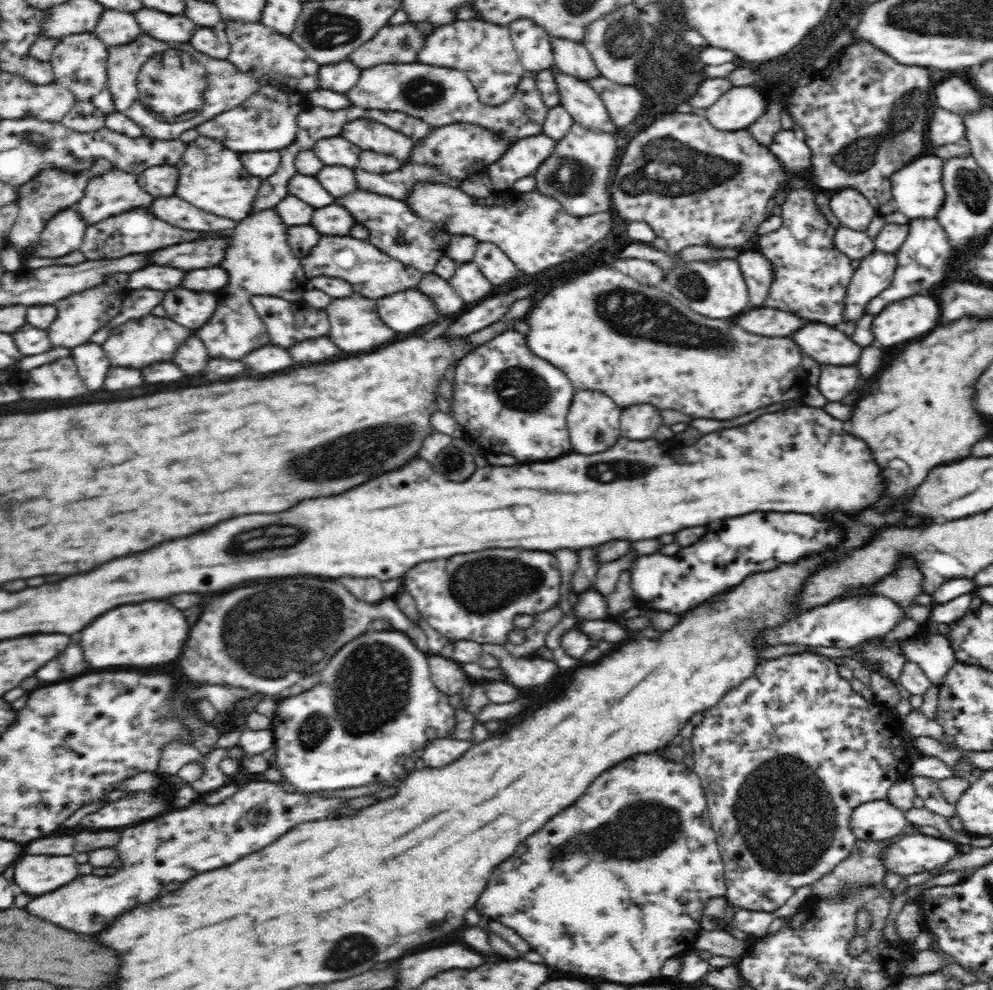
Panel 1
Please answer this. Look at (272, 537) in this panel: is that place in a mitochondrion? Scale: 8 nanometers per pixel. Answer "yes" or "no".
yes

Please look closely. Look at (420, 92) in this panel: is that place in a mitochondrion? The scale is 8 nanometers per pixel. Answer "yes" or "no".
yes

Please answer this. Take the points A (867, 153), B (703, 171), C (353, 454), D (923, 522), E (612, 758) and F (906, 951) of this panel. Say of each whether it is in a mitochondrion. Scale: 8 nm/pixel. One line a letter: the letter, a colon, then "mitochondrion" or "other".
A: mitochondrion
B: mitochondrion
C: mitochondrion
D: other
E: other
F: other

